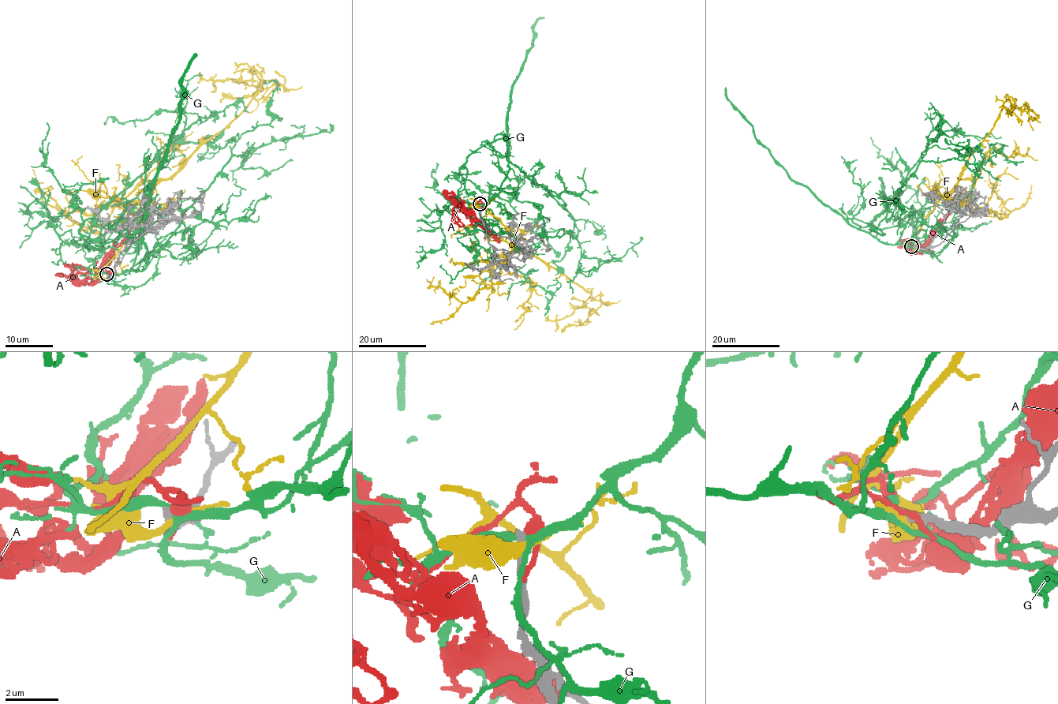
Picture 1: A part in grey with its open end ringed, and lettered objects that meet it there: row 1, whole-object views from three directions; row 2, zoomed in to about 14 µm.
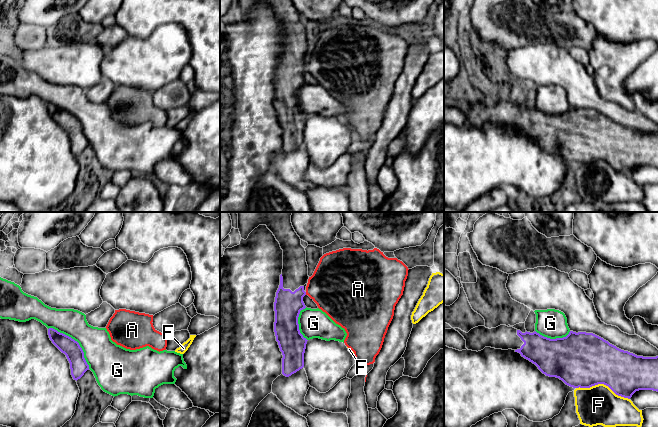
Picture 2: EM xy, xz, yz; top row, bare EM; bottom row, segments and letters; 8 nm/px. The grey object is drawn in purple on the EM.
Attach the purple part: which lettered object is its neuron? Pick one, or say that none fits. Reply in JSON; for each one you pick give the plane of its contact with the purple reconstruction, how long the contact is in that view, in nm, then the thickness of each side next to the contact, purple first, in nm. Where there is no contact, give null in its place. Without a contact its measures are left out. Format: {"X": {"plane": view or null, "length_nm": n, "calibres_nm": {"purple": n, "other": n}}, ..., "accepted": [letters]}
{"accepted": []}

